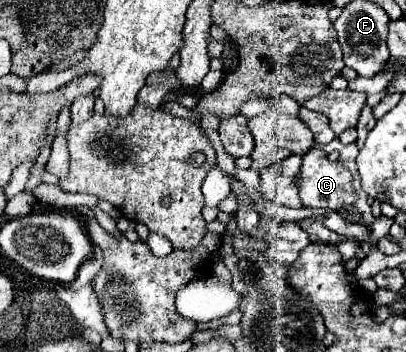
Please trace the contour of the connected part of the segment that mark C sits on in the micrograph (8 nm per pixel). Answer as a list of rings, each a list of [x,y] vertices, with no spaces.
[[[312,148],[302,156],[302,166],[300,166],[300,174],[296,176],[296,186],[298,186],[298,194],[300,200],[306,208],[314,208],[314,210],[342,210],[348,208],[354,200],[356,200],[356,192],[352,188],[352,176],[350,172],[338,164],[338,162],[328,162],[328,156],[324,150]]]

